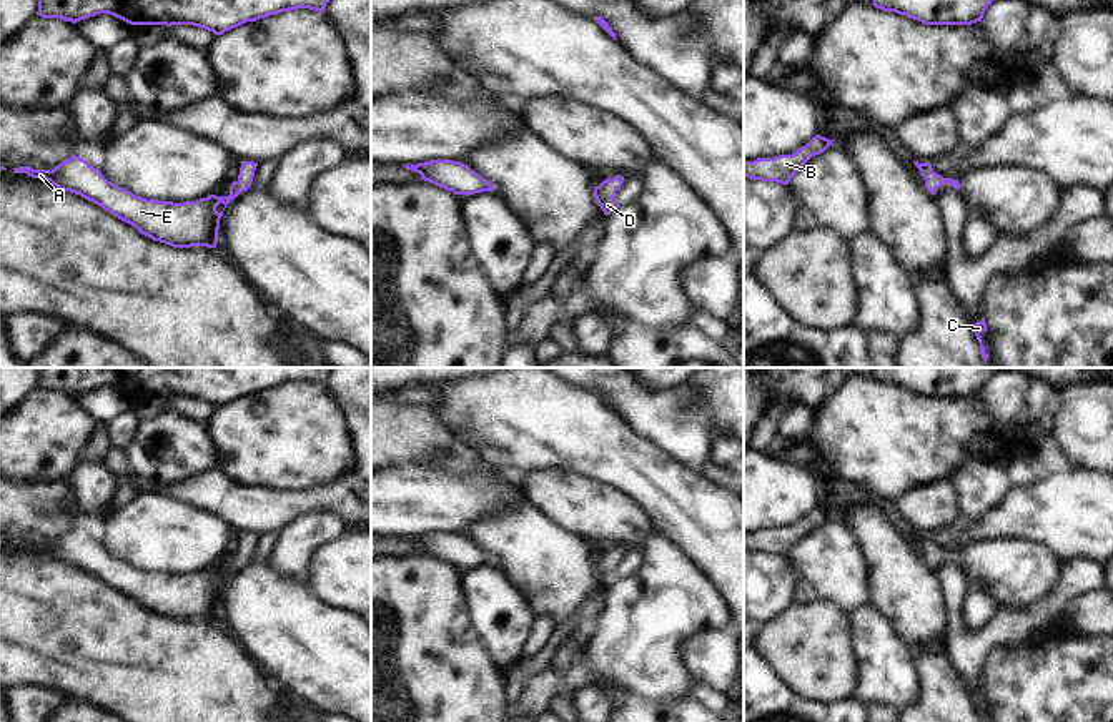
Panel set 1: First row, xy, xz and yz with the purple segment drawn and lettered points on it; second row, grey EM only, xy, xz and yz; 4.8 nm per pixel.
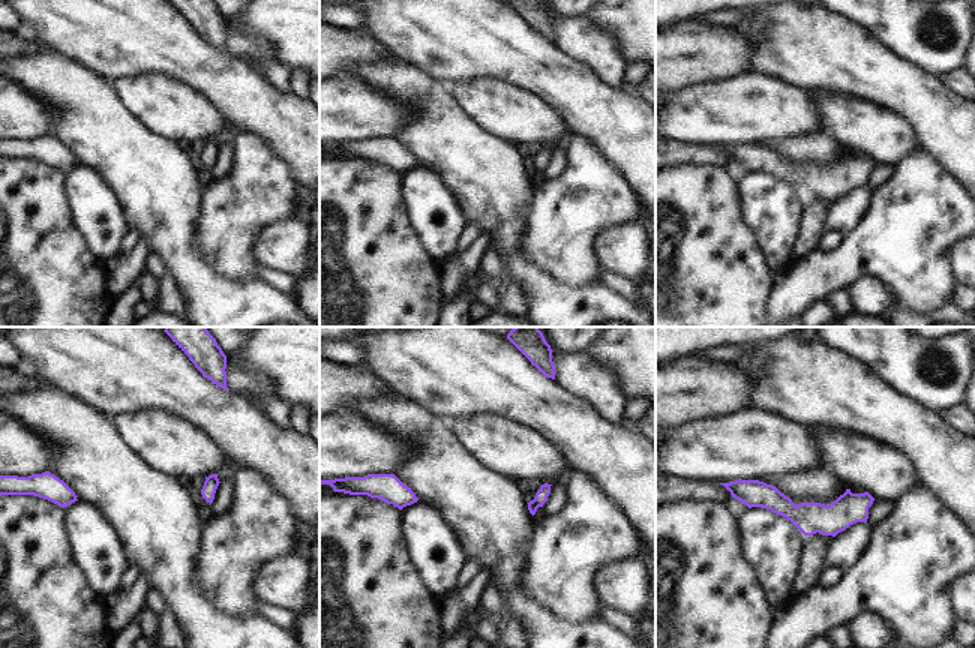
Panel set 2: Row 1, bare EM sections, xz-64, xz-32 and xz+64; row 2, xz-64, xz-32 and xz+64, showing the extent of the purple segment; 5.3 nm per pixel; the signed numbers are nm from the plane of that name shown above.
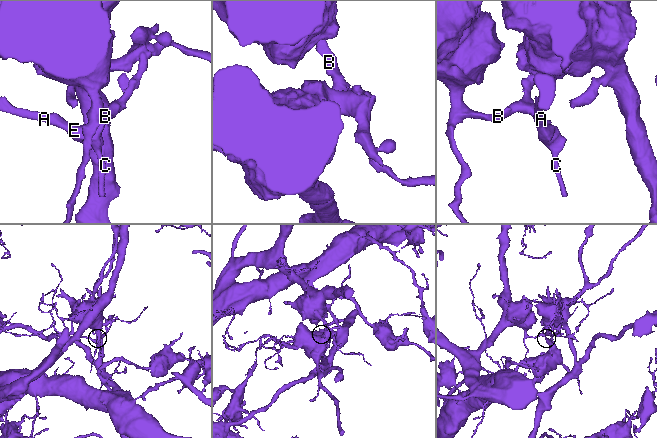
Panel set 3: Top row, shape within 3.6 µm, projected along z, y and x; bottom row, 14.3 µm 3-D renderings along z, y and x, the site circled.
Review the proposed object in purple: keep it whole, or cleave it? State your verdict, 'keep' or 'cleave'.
keep

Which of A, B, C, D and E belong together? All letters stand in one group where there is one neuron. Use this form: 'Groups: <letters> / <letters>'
Groups: A B C D E.

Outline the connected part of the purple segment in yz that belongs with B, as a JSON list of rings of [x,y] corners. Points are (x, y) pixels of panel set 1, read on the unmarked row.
[[[815,507],[805,519],[792,527],[779,527],[775,531],[744,532],[744,549],[750,552],[777,554],[789,557],[790,551],[815,527],[824,526],[832,512]]]

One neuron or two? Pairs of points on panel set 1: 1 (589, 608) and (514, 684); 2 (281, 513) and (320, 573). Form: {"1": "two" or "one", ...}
{"1": "one", "2": "two"}

